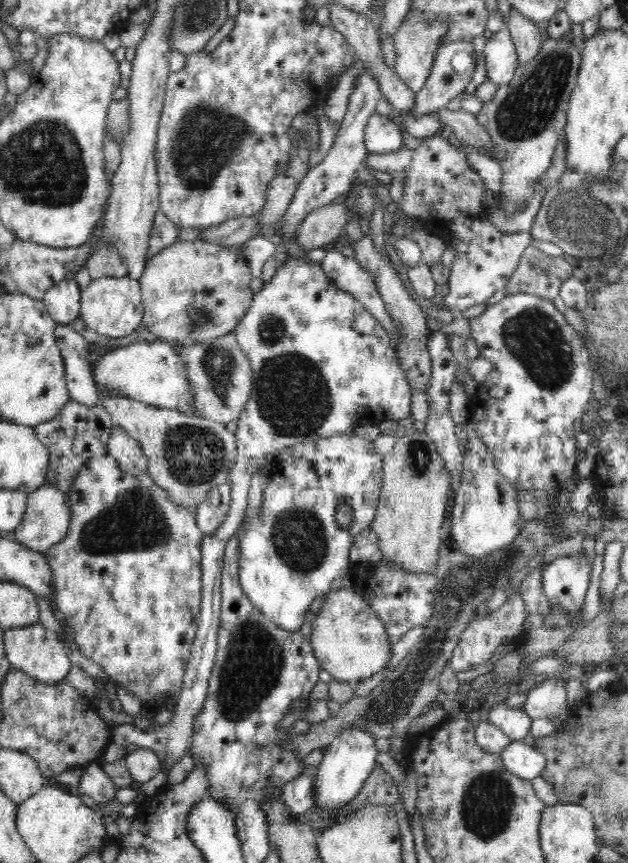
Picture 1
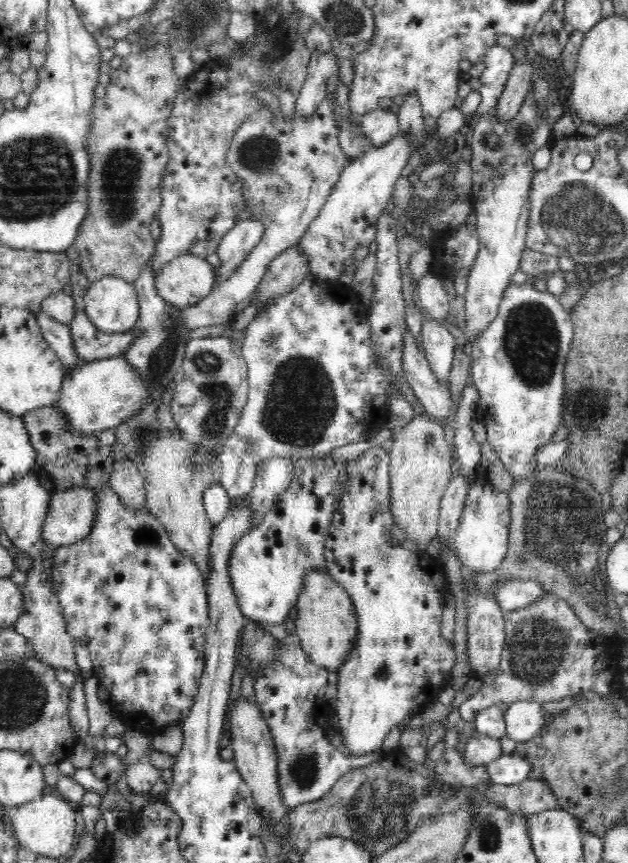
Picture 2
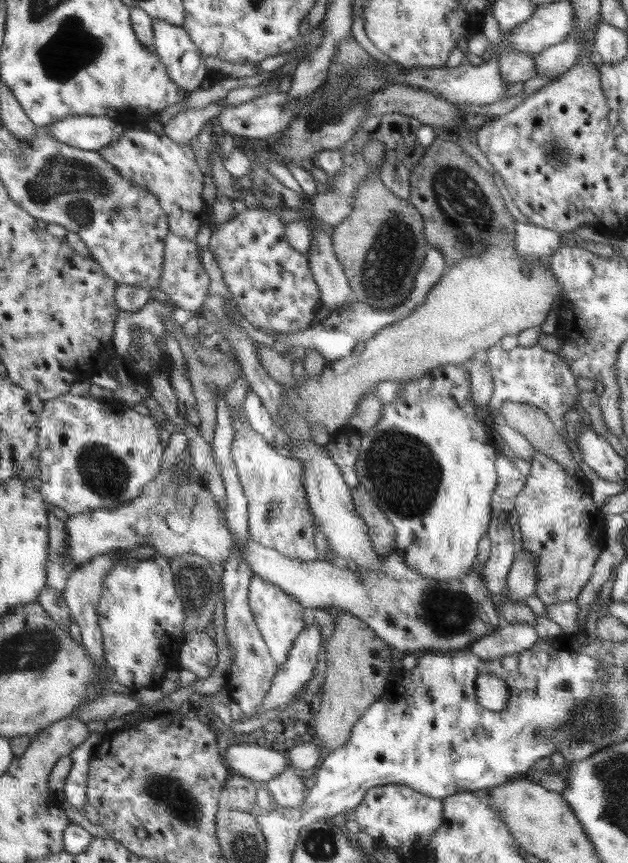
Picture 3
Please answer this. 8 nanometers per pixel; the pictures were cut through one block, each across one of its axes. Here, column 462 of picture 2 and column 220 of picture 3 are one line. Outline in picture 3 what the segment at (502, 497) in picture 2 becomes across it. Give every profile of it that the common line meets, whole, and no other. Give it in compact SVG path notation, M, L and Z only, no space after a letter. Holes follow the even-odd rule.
M179 432L171 435L169 443L165 445L159 474L144 488L138 499L116 508L96 509L69 517L65 528L69 536L67 553L76 566L117 548L138 548L143 545L152 546L157 554L167 558L194 552L211 563L222 562L223 566L227 562L233 554L232 548L235 548L237 538L230 532L225 514L221 513L210 490L205 487L203 478L193 472L193 465L187 483L182 483L180 489L171 488L173 466L179 458L189 456L188 444L184 434Z

